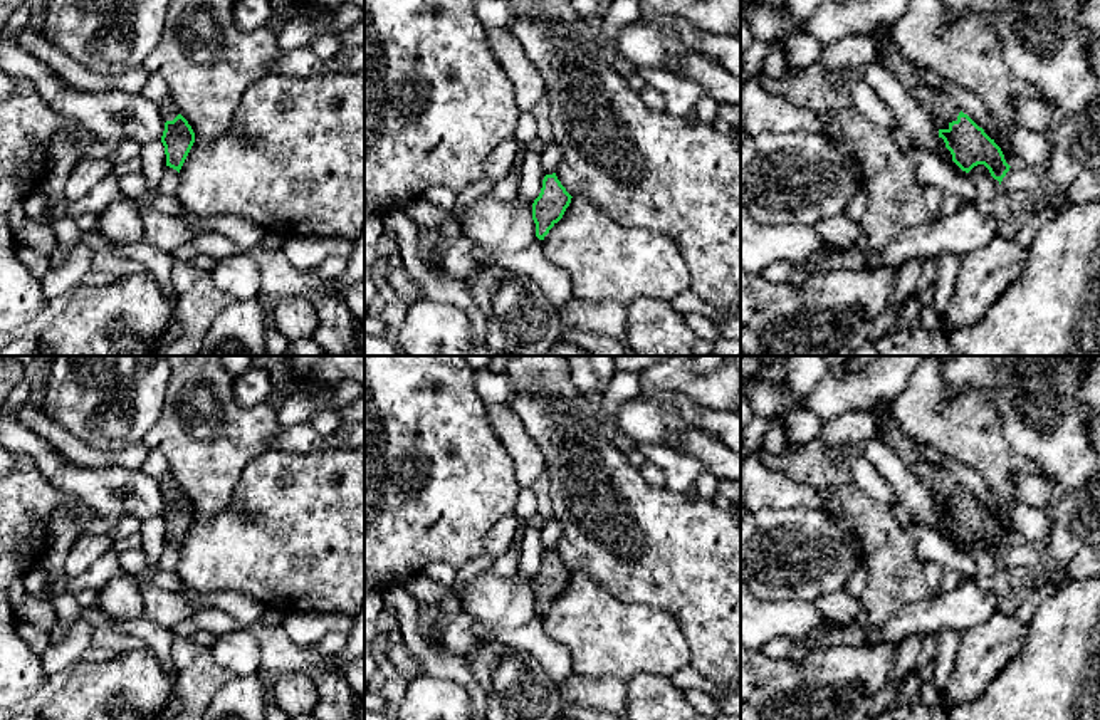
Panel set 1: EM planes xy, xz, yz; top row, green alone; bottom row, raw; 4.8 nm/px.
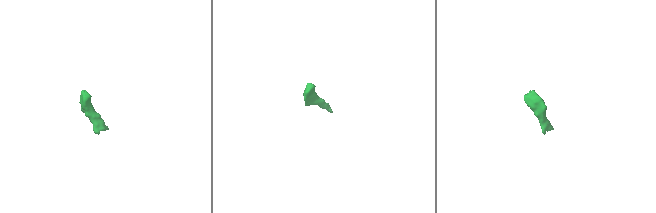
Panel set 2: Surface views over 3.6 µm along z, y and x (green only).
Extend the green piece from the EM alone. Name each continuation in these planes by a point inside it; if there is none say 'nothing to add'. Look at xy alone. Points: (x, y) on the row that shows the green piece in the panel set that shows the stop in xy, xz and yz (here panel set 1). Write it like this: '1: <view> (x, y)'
1: xy (168, 109)

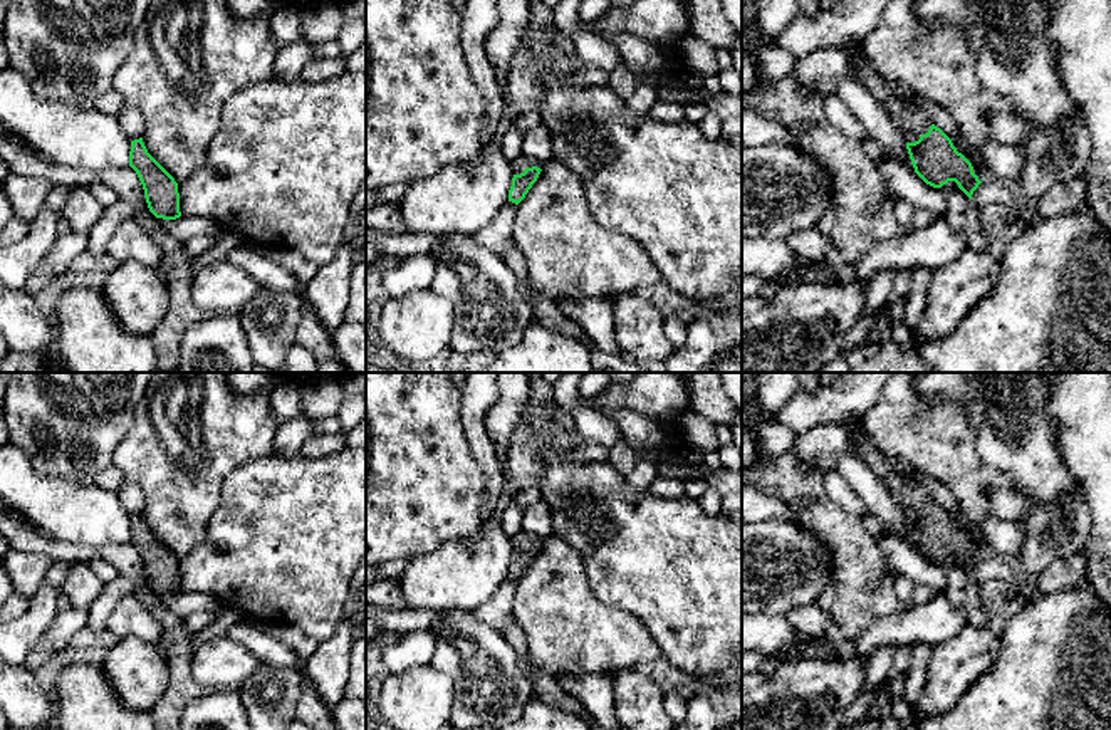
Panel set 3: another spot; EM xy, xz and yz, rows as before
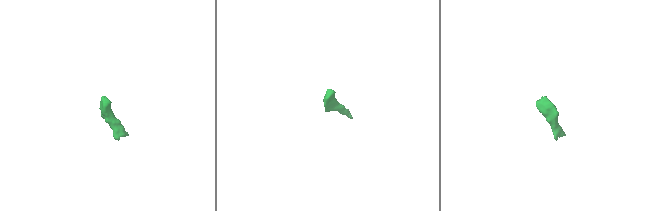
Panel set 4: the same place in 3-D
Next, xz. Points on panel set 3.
1: xz (522, 161)

